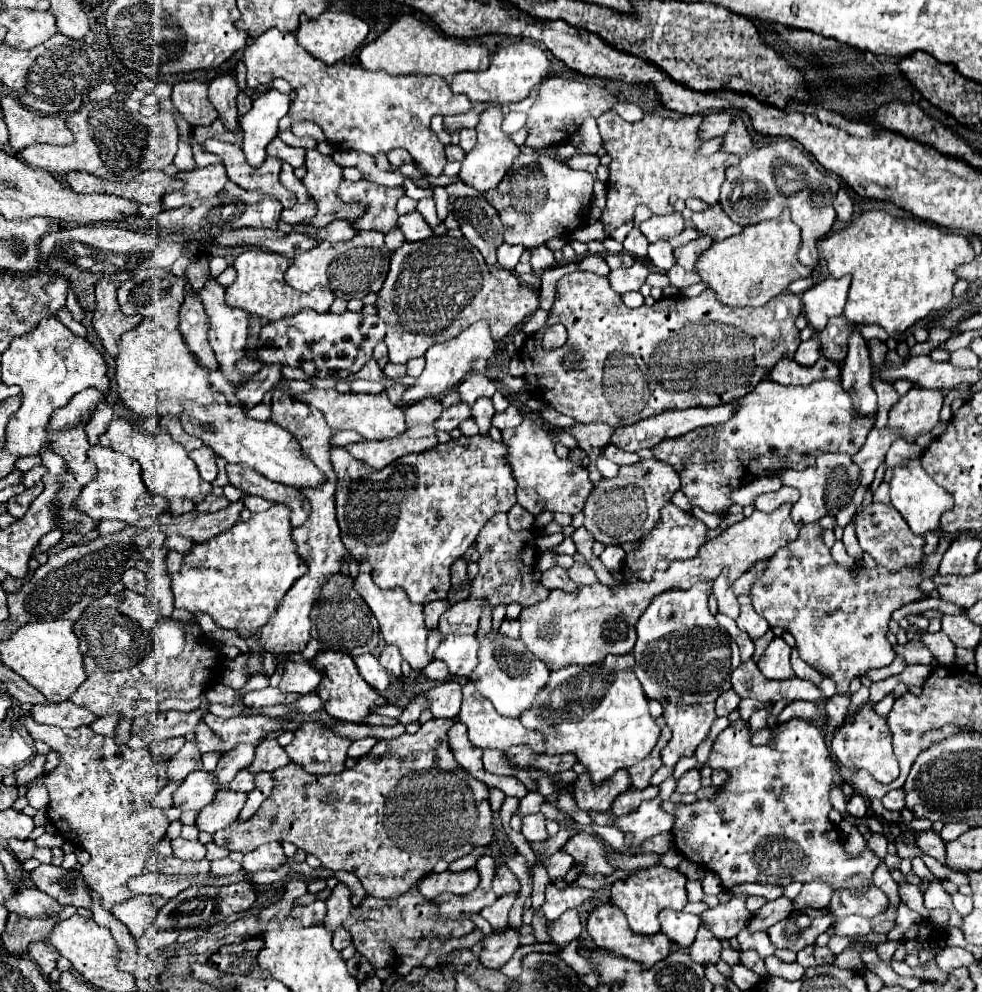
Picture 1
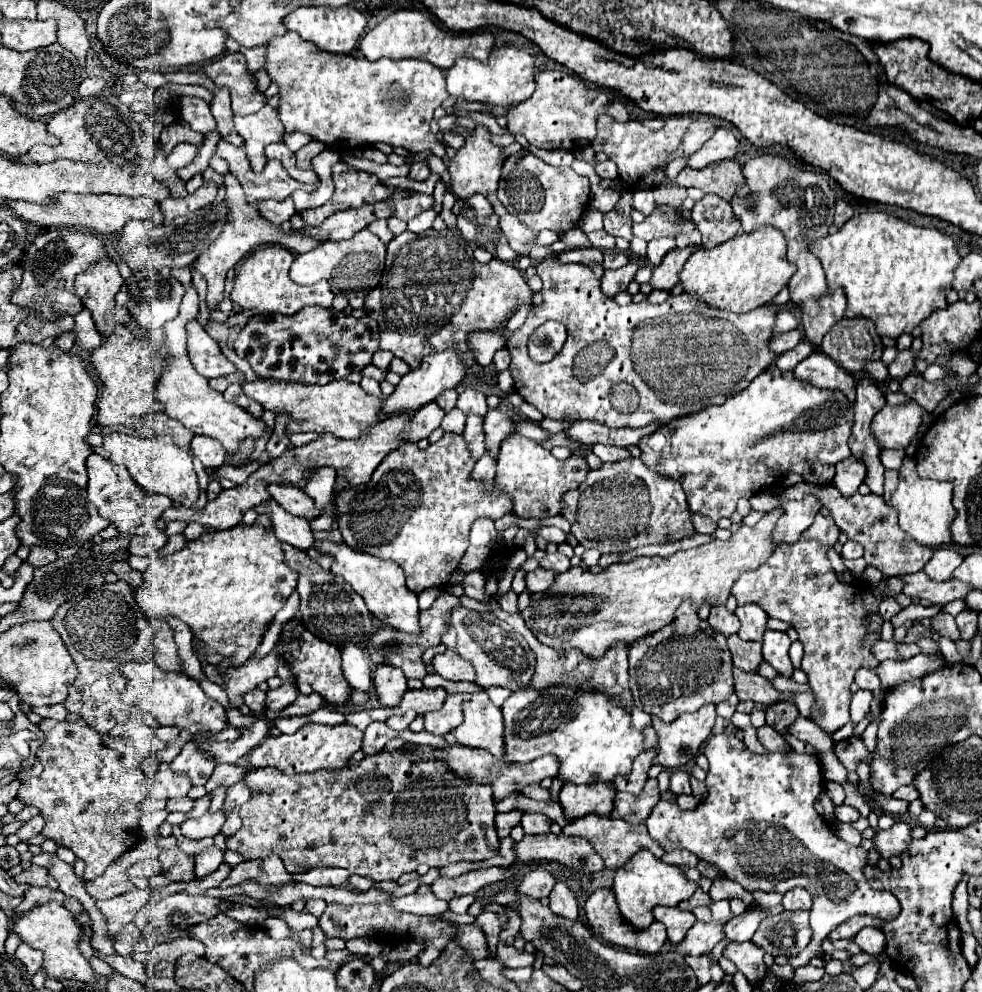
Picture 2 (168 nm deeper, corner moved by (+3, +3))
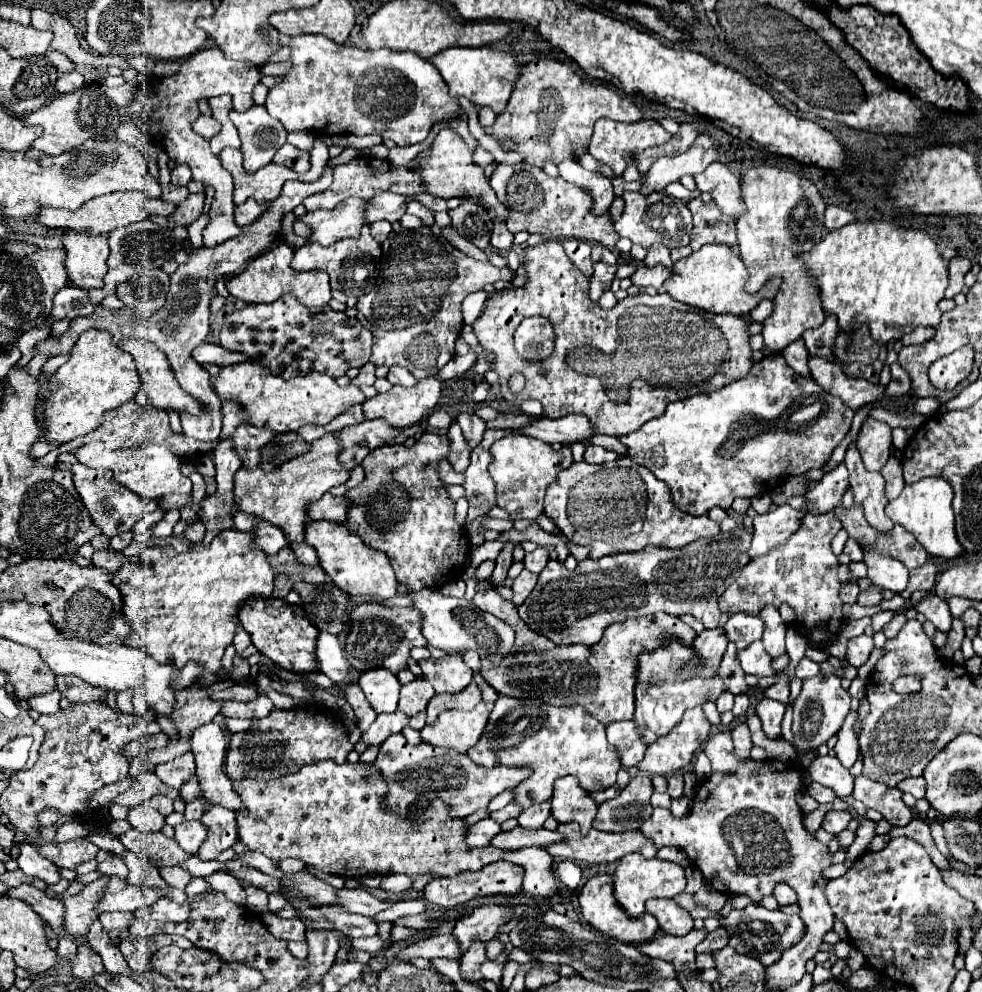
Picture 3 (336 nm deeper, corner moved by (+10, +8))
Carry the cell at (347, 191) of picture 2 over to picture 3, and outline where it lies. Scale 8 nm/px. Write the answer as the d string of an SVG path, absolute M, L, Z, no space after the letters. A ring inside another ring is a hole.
M359 157L353 159L349 163L343 165L335 165L333 167L333 183L327 191L319 193L319 195L311 195L309 199L303 201L307 211L317 211L317 209L333 209L337 203L341 203L347 197L361 197L361 199L371 199L373 195L377 195L379 191L391 191L391 193L399 193L407 197L407 213L417 215L423 219L425 225L433 223L433 211L427 209L425 205L421 205L417 199L413 199L413 195L417 193L427 193L427 189L421 183L421 175L415 171L409 171L405 167L393 167L389 161L377 161L377 159L367 159L367 157Z

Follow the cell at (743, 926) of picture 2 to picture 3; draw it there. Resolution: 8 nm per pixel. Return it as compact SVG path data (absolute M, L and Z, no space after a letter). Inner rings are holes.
M717 927L715 931L711 931L699 945L697 945L697 953L713 953L721 947L727 945L727 927Z

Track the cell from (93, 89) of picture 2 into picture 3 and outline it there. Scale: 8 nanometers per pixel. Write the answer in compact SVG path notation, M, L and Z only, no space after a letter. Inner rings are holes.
M71 71L71 73L65 73L65 75L61 75L61 77L57 79L55 89L57 89L59 93L71 93L71 91L83 87L83 83L85 83L85 77L83 77L81 73L77 73L77 71Z

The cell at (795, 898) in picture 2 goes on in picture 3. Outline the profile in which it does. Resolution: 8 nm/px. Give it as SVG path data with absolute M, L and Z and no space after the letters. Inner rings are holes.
M781 883L779 887L775 887L773 895L775 895L775 899L777 899L779 905L793 905L793 903L797 903L795 891L789 885L785 885L785 883Z

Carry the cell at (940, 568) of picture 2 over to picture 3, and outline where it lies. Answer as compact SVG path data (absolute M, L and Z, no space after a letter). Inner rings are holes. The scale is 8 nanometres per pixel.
M933 559L929 563L925 563L923 567L911 569L909 571L909 585L907 585L907 589L901 595L905 599L909 599L913 591L933 591L937 573L939 573L939 563L935 563Z

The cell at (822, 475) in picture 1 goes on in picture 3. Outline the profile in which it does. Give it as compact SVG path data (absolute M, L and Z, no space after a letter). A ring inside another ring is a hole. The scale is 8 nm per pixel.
M779 505L765 515L755 515L749 557L765 555L775 545L785 543L799 529L799 525L799 511L791 509L791 505Z

